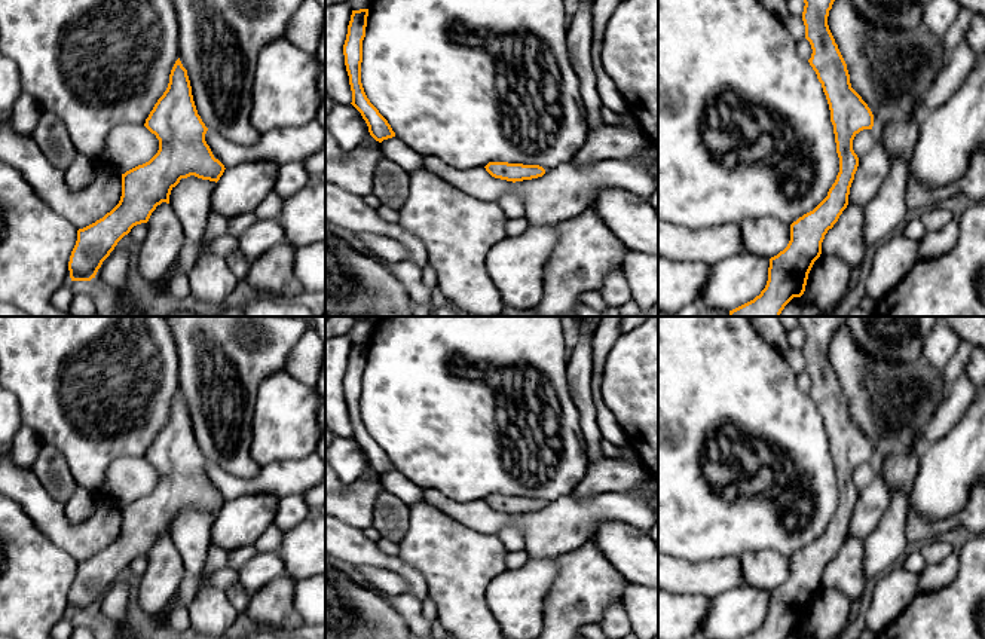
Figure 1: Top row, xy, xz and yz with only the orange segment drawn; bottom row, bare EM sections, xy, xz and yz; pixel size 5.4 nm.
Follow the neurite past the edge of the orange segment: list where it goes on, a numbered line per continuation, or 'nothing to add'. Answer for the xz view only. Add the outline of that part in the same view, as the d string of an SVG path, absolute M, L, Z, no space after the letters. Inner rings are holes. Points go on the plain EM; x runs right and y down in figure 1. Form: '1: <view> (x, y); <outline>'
nothing to add

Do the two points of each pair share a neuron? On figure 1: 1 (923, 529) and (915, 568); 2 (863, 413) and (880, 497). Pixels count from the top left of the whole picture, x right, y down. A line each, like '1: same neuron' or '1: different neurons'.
1: different neurons
2: different neurons

